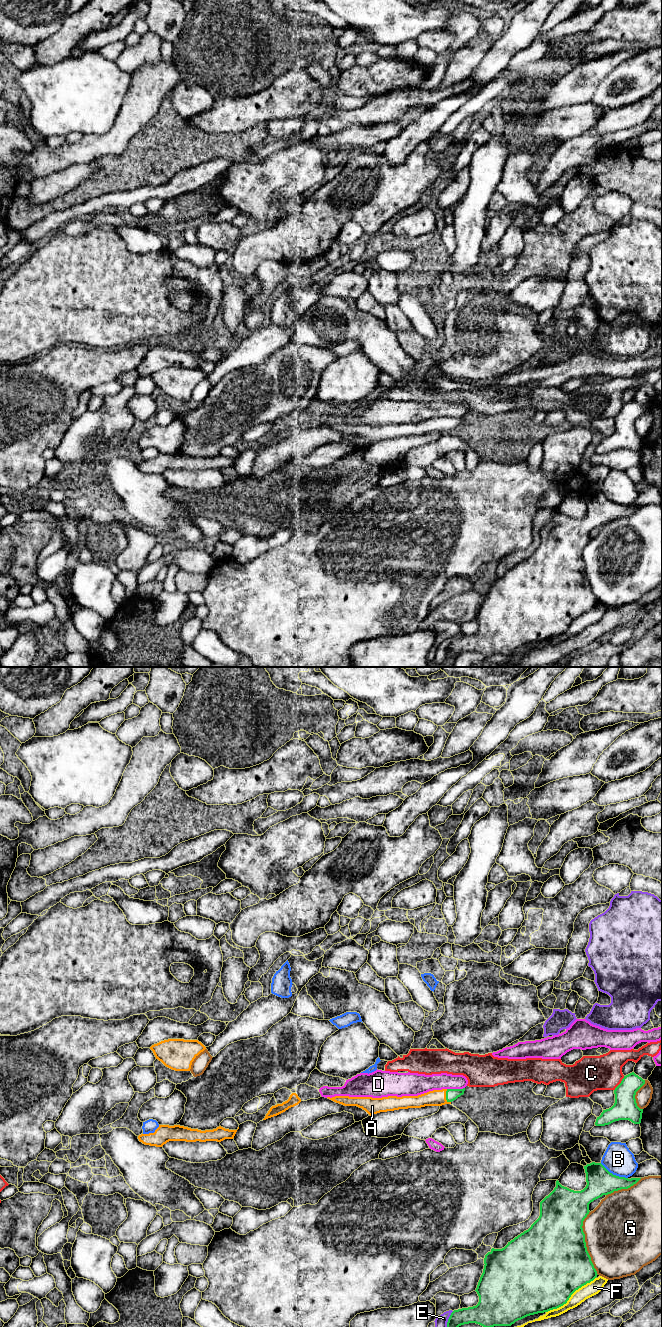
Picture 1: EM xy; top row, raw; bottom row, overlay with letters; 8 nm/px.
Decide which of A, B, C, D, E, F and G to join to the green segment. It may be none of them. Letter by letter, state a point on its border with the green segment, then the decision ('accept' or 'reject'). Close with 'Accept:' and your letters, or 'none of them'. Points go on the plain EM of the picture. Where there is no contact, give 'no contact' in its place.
A: meets green in xy at (446, 424); accept
B: meets green in xy at (614, 503); reject
C: meets green in xy at (620, 411); reject
D: meets green in xy at (455, 417); reject
E: meets green in xy at (447, 651); reject
F: meets green in xy at (570, 624); reject
G: meets green in xy at (585, 571); reject
Accept: A

